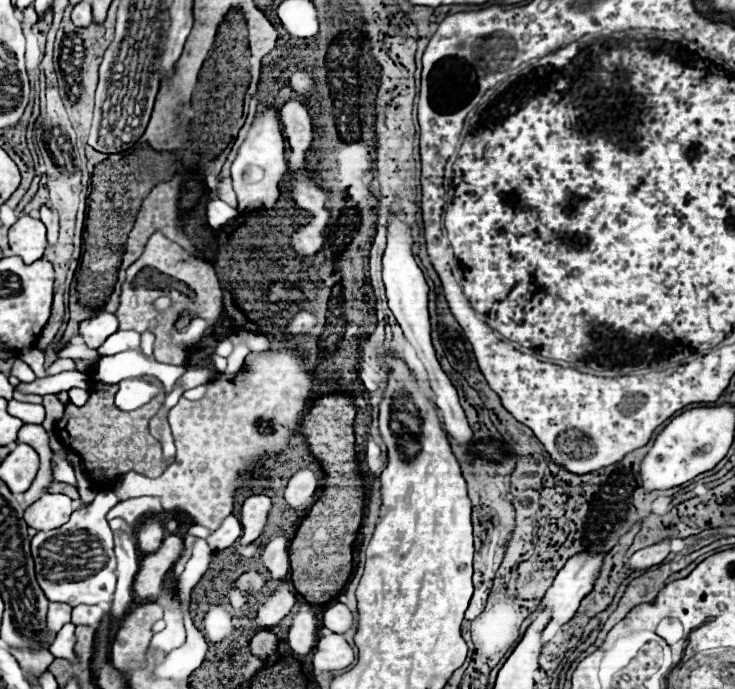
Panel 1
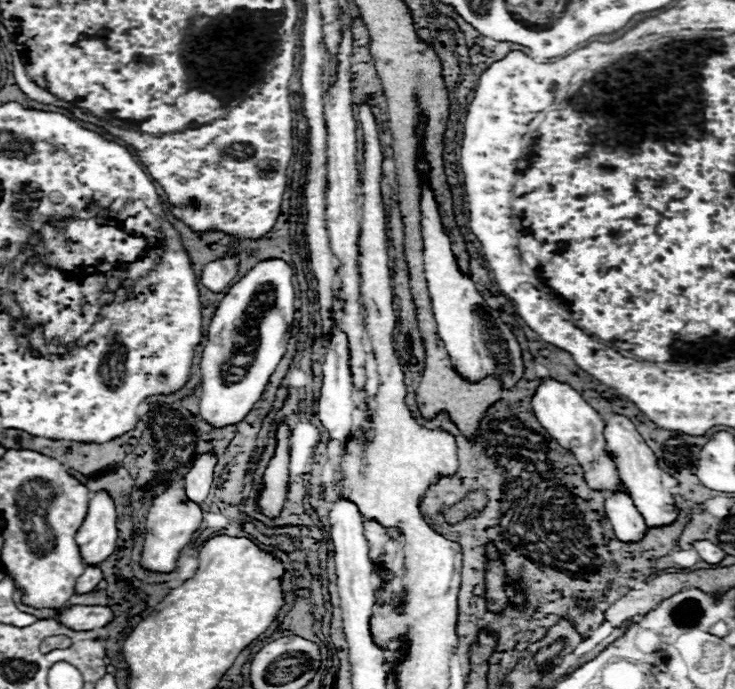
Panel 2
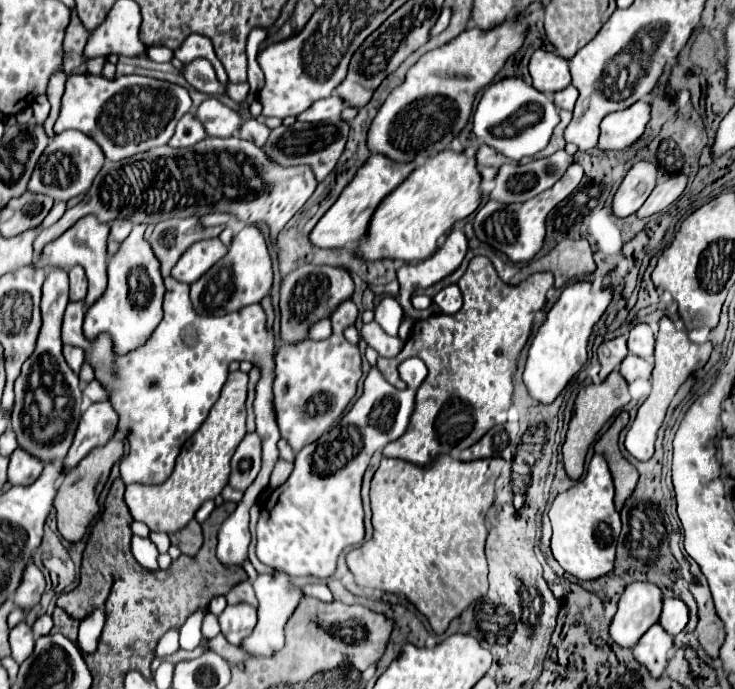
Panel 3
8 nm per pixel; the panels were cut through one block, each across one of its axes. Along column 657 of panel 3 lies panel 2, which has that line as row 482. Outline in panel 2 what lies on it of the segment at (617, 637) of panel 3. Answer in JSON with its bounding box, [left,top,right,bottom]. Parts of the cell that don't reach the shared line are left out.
[532,380,622,492]

